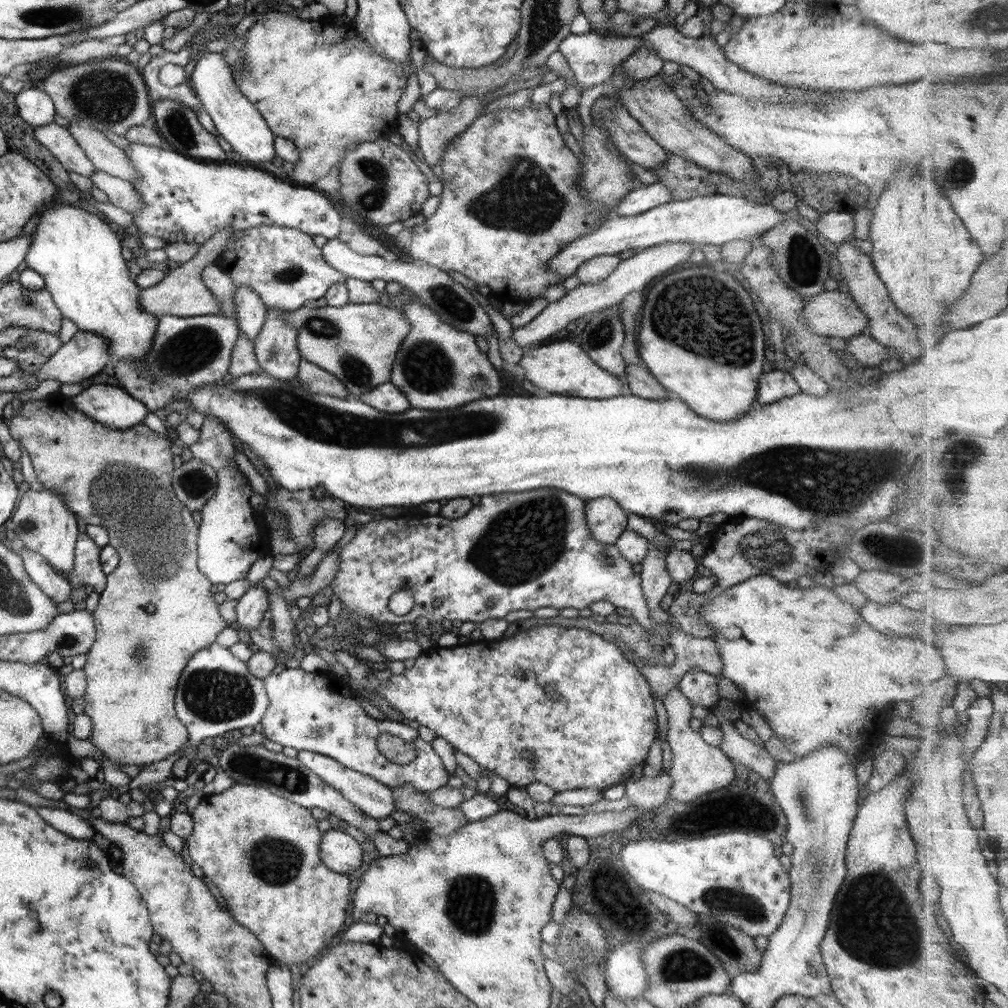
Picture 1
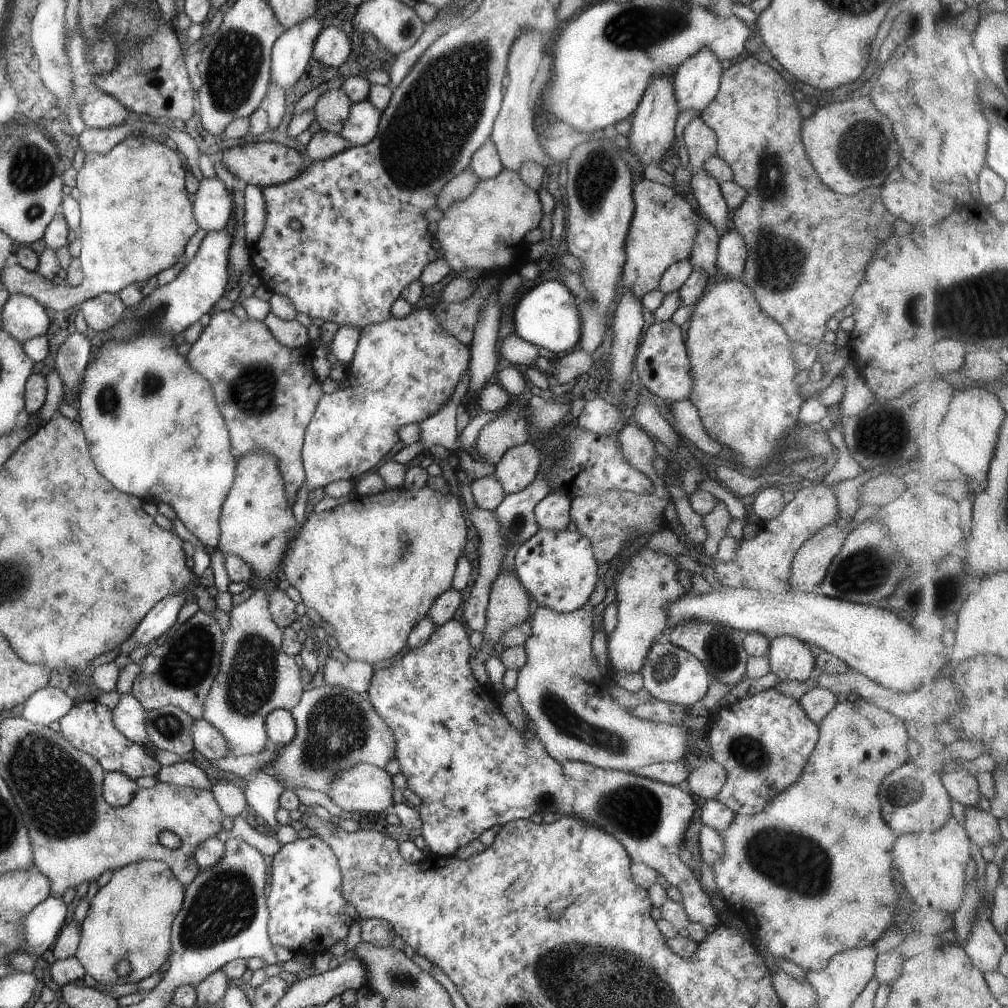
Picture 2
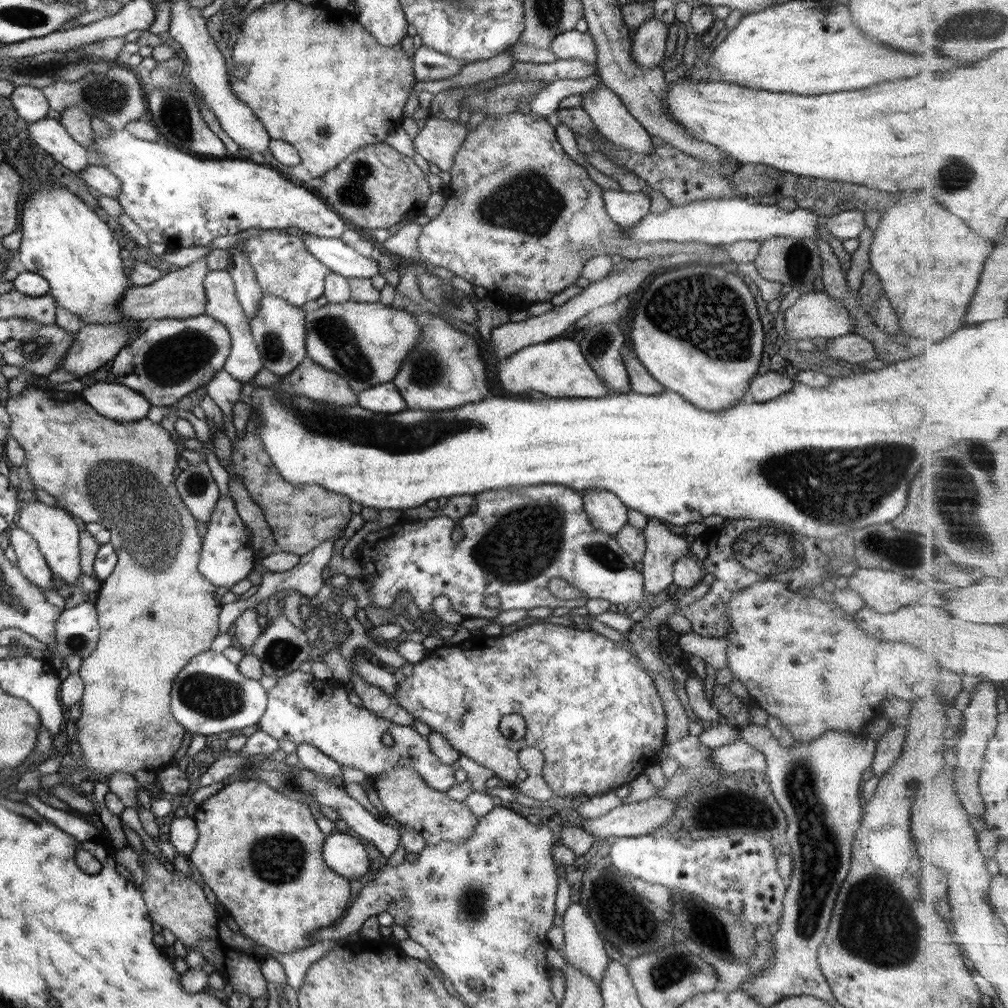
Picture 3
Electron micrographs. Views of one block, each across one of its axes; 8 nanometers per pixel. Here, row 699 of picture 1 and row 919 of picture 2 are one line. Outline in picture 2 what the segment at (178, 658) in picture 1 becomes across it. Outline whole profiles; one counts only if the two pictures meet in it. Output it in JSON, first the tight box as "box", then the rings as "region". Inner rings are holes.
{"box":[74,861,184,985],"region":[[[141,861],[128,864],[112,871],[109,881],[98,888],[91,898],[88,910],[83,918],[79,942],[74,954],[79,964],[97,983],[103,985],[121,985],[138,983],[161,969],[169,958],[170,926],[181,908],[184,897],[184,886],[173,876],[169,866],[161,861]],[[124,960],[128,963],[129,972],[118,976],[115,965]]]}

